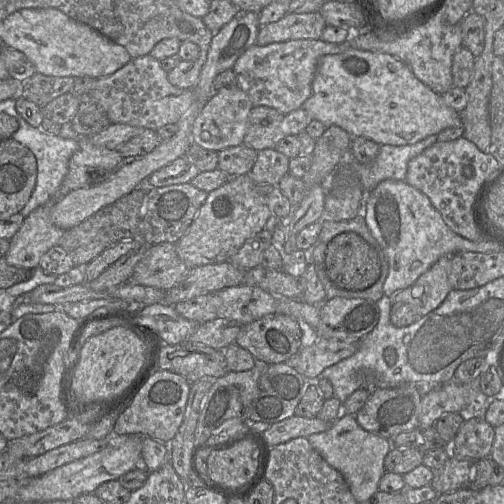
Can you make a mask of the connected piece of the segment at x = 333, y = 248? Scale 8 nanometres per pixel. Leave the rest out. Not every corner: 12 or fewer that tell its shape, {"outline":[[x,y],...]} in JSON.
{"outline":[[355,232],[328,243],[324,268],[345,291],[381,274],[377,253]]}

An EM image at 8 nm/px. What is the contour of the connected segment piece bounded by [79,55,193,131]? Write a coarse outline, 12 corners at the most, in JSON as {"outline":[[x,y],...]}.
{"outline":[[132,58],[86,97],[112,124],[176,124],[193,89],[160,61]]}

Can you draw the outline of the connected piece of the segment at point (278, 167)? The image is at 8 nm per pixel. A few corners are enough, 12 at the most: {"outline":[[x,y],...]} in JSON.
{"outline":[[274,149],[257,152],[249,175],[255,184],[278,186],[289,158]]}

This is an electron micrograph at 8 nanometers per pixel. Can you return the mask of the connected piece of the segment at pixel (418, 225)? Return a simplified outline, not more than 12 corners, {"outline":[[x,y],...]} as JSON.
{"outline":[[389,179],[362,215],[389,264],[383,293],[442,257],[501,252],[453,232],[429,198]]}

